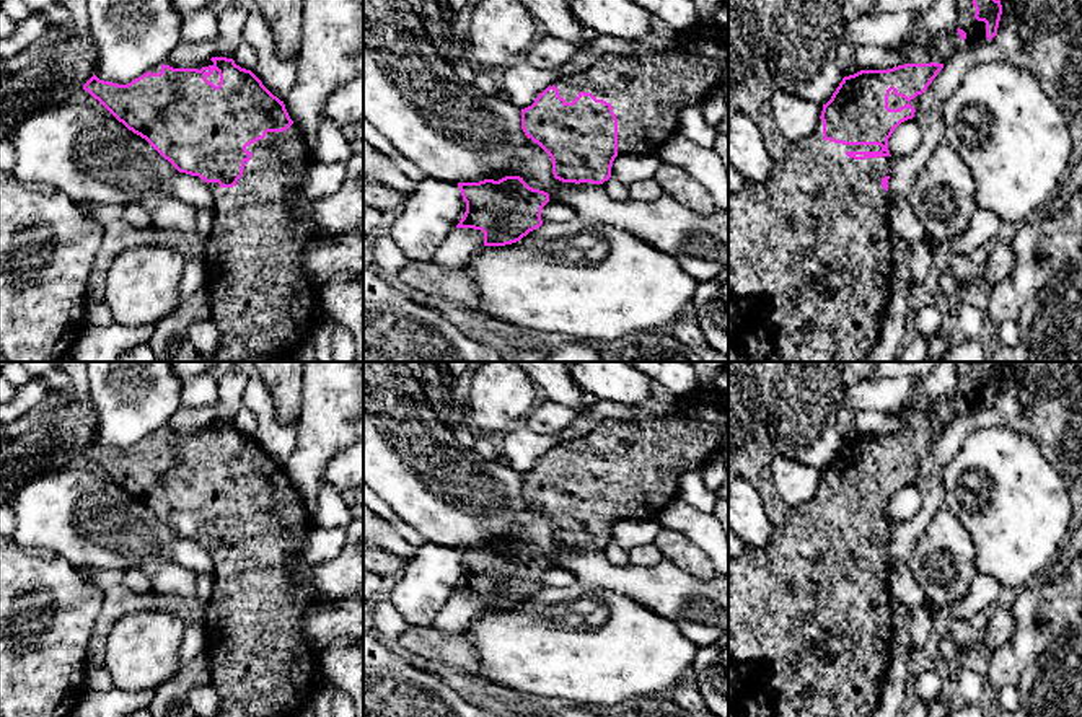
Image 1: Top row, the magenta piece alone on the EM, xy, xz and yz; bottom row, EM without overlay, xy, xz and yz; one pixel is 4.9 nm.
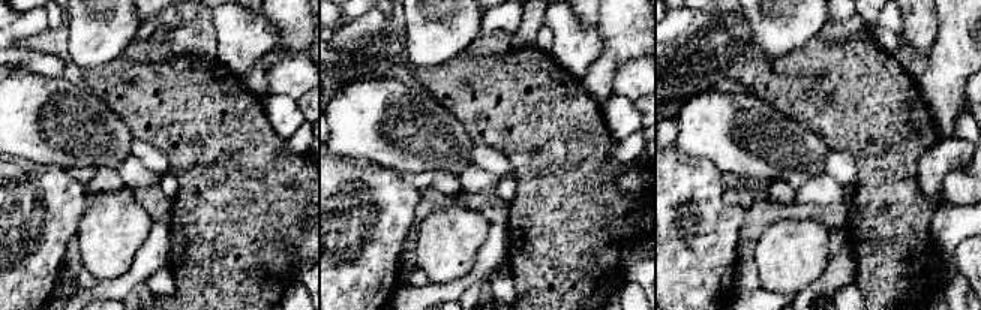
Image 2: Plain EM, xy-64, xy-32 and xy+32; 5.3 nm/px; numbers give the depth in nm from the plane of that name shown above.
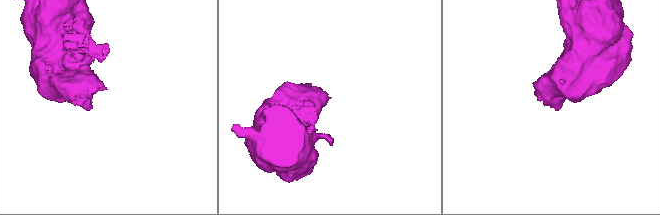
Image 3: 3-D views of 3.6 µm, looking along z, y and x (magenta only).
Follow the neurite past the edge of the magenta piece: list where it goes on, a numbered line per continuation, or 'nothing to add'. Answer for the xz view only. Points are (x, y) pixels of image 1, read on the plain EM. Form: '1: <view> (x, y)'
1: xz (647, 457)

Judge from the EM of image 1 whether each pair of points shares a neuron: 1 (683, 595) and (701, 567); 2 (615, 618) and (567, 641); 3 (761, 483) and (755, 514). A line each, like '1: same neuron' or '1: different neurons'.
1: different neurons
2: same neuron
3: different neurons

